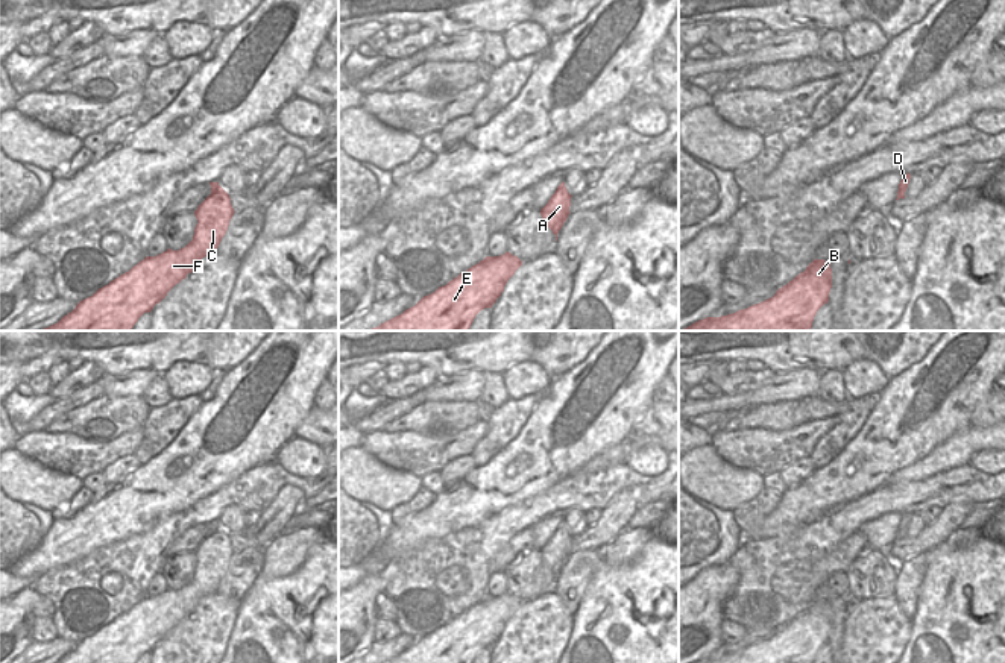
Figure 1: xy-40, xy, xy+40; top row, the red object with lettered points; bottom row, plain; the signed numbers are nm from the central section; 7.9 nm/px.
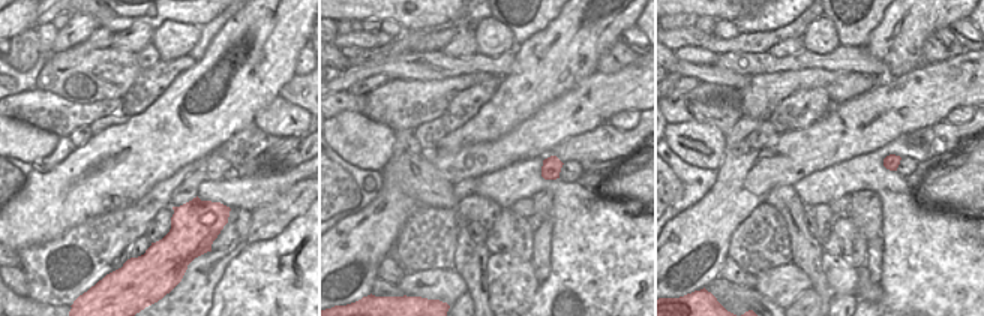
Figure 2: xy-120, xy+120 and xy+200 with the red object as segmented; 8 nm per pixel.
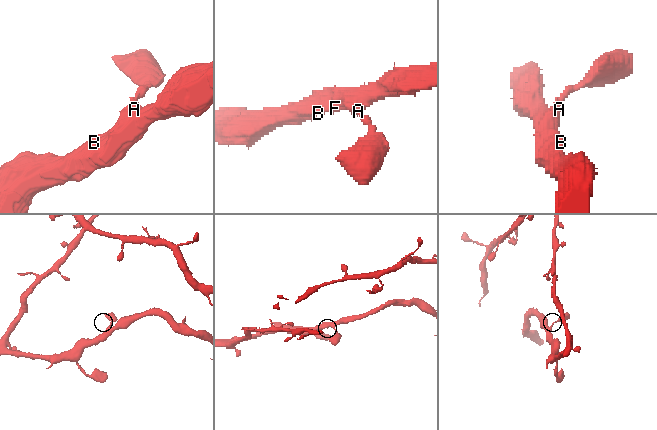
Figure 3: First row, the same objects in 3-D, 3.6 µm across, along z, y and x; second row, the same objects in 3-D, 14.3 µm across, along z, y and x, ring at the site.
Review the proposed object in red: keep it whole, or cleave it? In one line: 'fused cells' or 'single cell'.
single cell

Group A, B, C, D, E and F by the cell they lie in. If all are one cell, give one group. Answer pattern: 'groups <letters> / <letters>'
groups A B C D E F

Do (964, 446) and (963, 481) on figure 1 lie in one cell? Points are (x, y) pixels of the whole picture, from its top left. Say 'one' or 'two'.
two

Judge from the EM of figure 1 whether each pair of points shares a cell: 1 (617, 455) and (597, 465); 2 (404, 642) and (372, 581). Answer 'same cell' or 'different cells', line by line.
1: same cell
2: different cells

